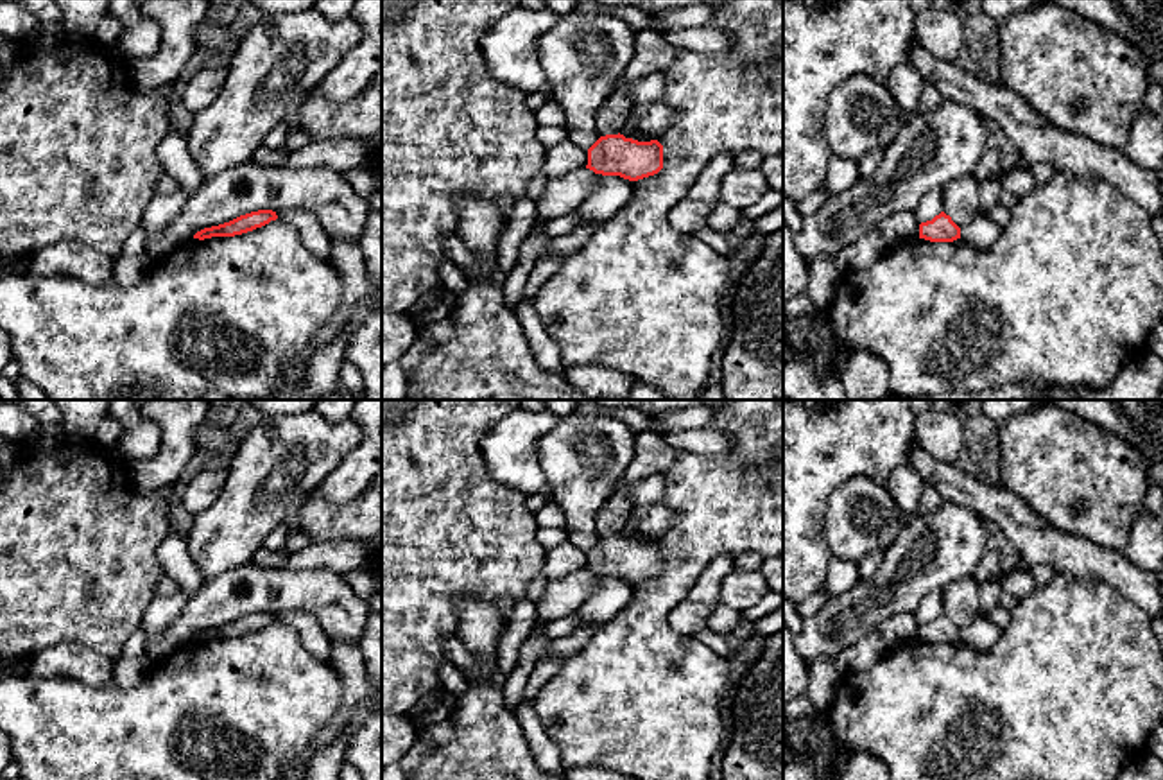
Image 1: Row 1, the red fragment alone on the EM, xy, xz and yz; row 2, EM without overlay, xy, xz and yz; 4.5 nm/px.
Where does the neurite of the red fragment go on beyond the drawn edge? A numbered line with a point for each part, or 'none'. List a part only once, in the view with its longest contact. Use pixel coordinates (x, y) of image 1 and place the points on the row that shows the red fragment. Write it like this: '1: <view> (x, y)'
none

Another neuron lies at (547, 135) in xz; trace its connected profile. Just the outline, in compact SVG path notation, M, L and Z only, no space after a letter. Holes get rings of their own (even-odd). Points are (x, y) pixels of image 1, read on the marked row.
M539 126L536 129L536 138L541 145L550 147L564 142L568 136L564 126Z

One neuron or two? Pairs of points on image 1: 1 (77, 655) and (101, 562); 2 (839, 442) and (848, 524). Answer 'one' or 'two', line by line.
1: two
2: two

